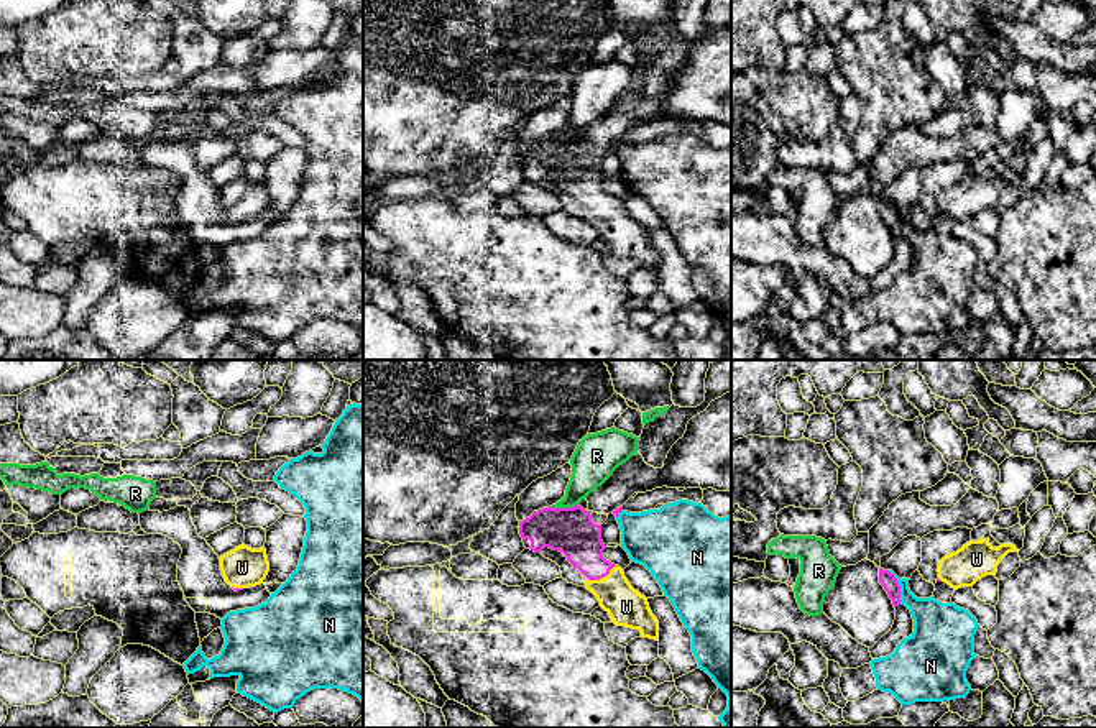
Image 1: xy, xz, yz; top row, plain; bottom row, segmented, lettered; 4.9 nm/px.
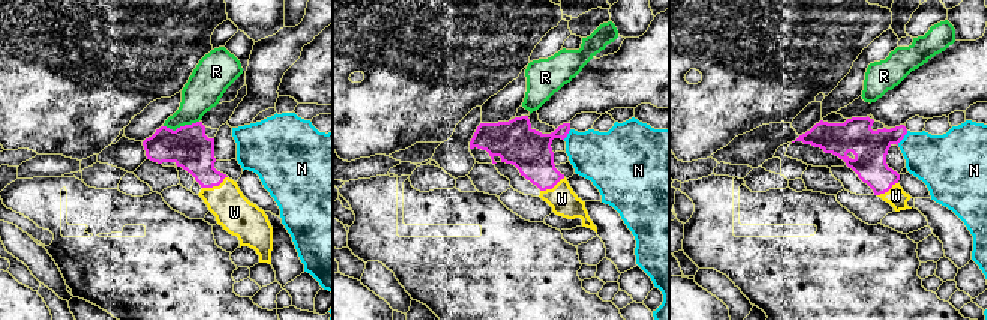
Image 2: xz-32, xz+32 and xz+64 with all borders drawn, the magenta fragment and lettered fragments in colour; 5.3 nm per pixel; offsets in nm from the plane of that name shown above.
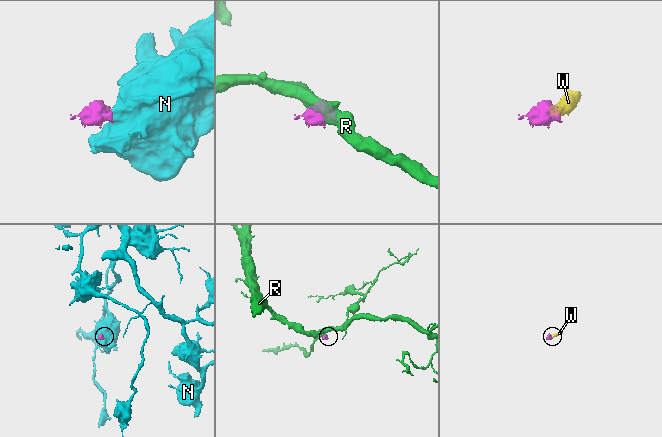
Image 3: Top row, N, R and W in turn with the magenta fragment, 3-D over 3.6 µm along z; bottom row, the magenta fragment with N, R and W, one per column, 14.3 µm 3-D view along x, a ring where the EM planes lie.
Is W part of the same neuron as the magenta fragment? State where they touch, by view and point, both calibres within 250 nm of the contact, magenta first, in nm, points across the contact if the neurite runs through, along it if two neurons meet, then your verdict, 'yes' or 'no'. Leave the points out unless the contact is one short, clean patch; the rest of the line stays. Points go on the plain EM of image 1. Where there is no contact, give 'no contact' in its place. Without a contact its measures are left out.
meets magenta in xz at (602, 209); 220 nm thick on the magenta side, 190 nm on the other; runs through xz (574, 166), (602, 209), (626, 239); yes

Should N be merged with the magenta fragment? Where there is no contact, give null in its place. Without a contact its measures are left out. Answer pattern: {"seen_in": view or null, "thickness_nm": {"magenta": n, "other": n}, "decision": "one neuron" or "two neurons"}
{"seen_in": "yz", "thickness_nm": {"magenta": 80, "other": 200}, "decision": "two neurons"}

